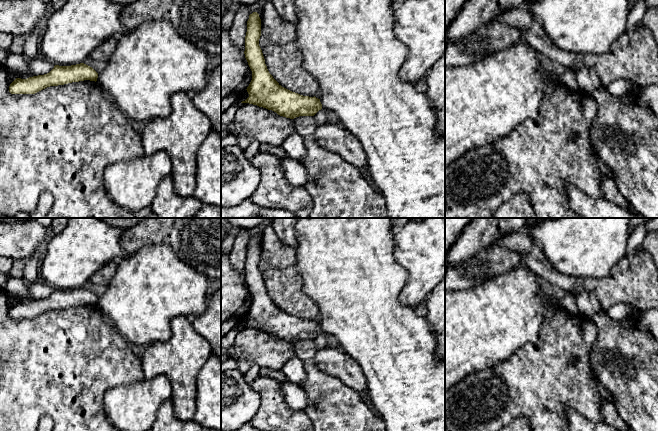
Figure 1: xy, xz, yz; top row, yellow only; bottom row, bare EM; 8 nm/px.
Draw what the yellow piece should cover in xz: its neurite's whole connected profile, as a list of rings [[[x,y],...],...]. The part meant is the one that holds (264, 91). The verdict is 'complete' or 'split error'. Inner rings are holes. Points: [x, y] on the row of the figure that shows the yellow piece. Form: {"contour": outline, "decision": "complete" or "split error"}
{"contour": [[[257,12],[249,15],[245,36],[245,58],[252,71],[252,80],[247,87],[249,97],[241,103],[249,103],[294,119],[299,116],[314,116],[322,109],[320,99],[303,96],[282,87],[269,73],[259,46],[261,19]]], "decision": "complete"}

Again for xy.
{"contour": [[[80,63],[71,66],[55,65],[47,74],[16,78],[9,86],[11,94],[35,94],[47,87],[84,80],[97,81],[98,73],[90,66]]], "decision": "complete"}

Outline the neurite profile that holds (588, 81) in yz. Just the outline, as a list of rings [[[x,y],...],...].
[[[580,66],[575,69],[574,73],[579,90],[592,94],[602,87],[601,81],[594,70],[585,66]]]

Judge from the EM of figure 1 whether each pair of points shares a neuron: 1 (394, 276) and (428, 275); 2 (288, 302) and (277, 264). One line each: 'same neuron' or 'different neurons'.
1: different neurons
2: same neuron

